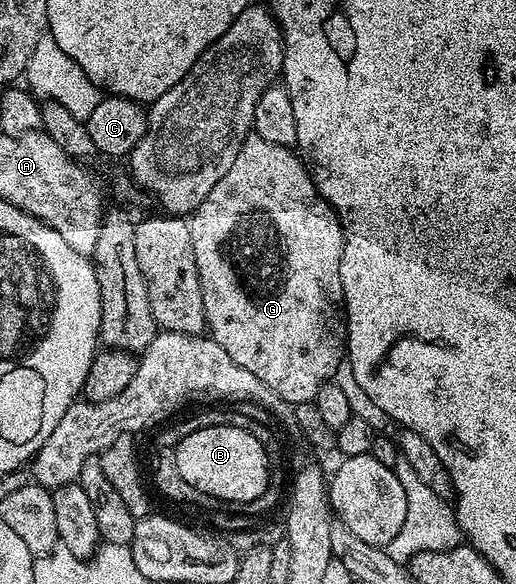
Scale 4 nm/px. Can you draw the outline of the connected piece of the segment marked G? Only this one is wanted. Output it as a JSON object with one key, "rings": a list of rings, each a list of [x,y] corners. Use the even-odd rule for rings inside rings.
{"rings":[[[249,134],[240,145],[240,153],[236,153],[236,161],[232,161],[232,169],[216,181],[212,193],[204,197],[204,201],[189,216],[190,232],[192,233],[192,250],[196,252],[196,269],[200,273],[200,289],[204,297],[204,313],[209,338],[215,339],[236,361],[236,365],[248,369],[264,385],[273,389],[288,405],[309,403],[318,395],[321,387],[333,380],[338,367],[347,358],[346,353],[346,316],[342,301],[342,282],[340,281],[340,261],[344,253],[342,240],[342,223],[338,219],[338,212],[316,189],[310,179],[310,168],[302,162],[302,156],[297,150],[284,145],[272,145],[272,141],[264,141],[264,137]]]}

